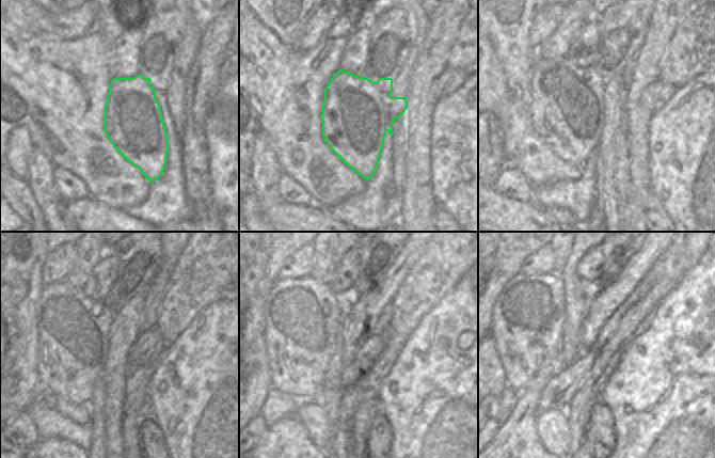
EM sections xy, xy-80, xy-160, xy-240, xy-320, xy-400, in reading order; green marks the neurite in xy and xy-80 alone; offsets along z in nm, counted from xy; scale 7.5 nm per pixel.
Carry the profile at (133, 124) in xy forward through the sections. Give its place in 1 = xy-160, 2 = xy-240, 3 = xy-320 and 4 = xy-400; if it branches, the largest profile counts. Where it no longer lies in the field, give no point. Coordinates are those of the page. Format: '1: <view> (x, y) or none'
1: xy-160 (572, 106)
2: xy-240 (74, 329)
3: xy-320 (303, 319)
4: xy-400 (527, 327)

